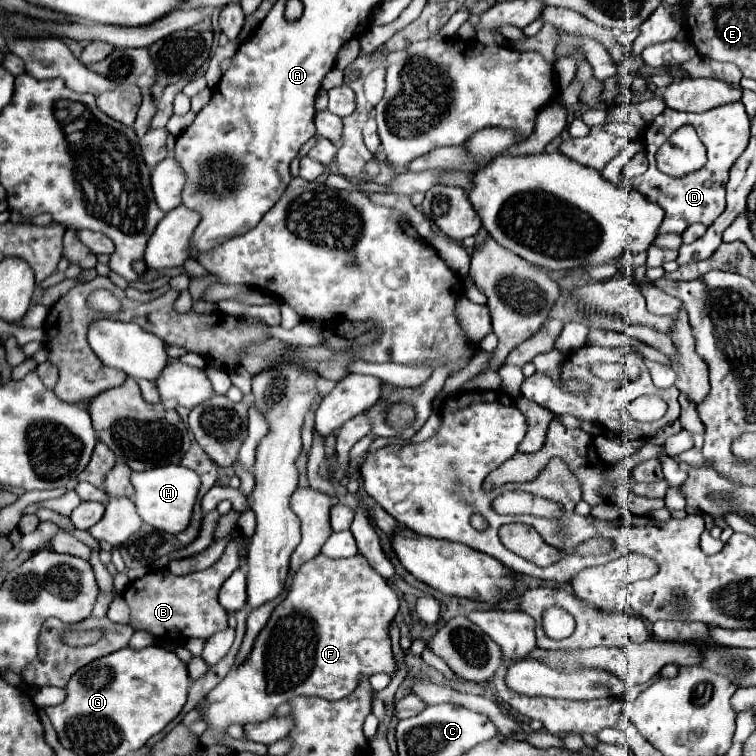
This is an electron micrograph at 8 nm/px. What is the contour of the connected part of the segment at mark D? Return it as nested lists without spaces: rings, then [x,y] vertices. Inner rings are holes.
[[[741,102],[737,104],[725,104],[721,108],[713,108],[709,112],[703,114],[693,114],[693,112],[679,112],[673,108],[665,108],[643,132],[643,142],[645,142],[645,150],[647,150],[647,160],[649,160],[649,168],[645,174],[639,176],[639,192],[649,198],[651,202],[659,204],[665,212],[665,218],[659,226],[657,234],[669,234],[669,232],[677,232],[681,234],[687,226],[695,224],[695,222],[703,222],[705,226],[709,226],[723,210],[725,210],[725,184],[729,178],[729,168],[735,164],[735,160],[743,154],[743,150],[747,148],[749,142],[749,118],[745,114],[745,106]],[[685,124],[691,124],[697,130],[699,140],[703,142],[703,146],[707,148],[707,164],[697,170],[691,172],[683,178],[671,178],[665,176],[663,172],[657,170],[655,166],[655,152],[657,152],[657,142],[653,138],[657,138],[657,130],[659,137],[664,140],[671,136],[675,128],[679,128]]]

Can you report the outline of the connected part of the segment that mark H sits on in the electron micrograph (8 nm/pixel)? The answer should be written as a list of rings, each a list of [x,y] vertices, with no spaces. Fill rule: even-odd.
[[[175,464],[157,466],[143,472],[131,472],[131,484],[135,488],[133,502],[143,522],[169,534],[177,534],[185,530],[185,526],[191,520],[191,510],[193,510],[197,490],[199,490],[199,476],[193,470],[175,466]]]

